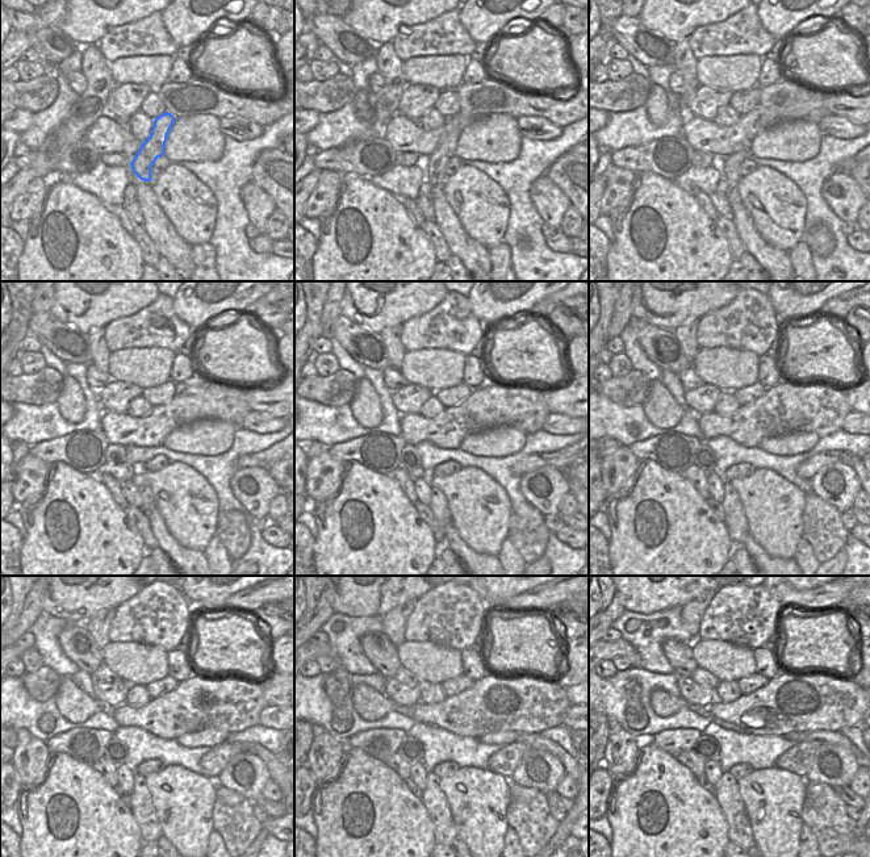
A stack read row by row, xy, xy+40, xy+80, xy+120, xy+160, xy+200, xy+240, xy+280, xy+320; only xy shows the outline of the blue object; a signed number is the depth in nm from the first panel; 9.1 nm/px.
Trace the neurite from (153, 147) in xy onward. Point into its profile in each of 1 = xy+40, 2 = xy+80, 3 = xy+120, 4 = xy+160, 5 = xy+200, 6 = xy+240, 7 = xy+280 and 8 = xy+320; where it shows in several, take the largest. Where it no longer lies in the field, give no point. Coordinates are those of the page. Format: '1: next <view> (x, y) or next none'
1: next xy+40 (435, 164)
2: next xy+80 (730, 166)
3: next xy+120 (147, 502)
4: next xy+160 (438, 505)
5: next xy+200 (735, 521)
6: next xy+240 (143, 811)
7: next xy+280 (433, 797)
8: next xy+320 (726, 791)

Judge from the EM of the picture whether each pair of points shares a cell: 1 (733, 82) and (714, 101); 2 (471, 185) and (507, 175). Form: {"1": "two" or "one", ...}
{"1": "two", "2": "two"}

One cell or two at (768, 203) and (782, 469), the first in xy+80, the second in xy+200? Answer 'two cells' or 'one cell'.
two cells

